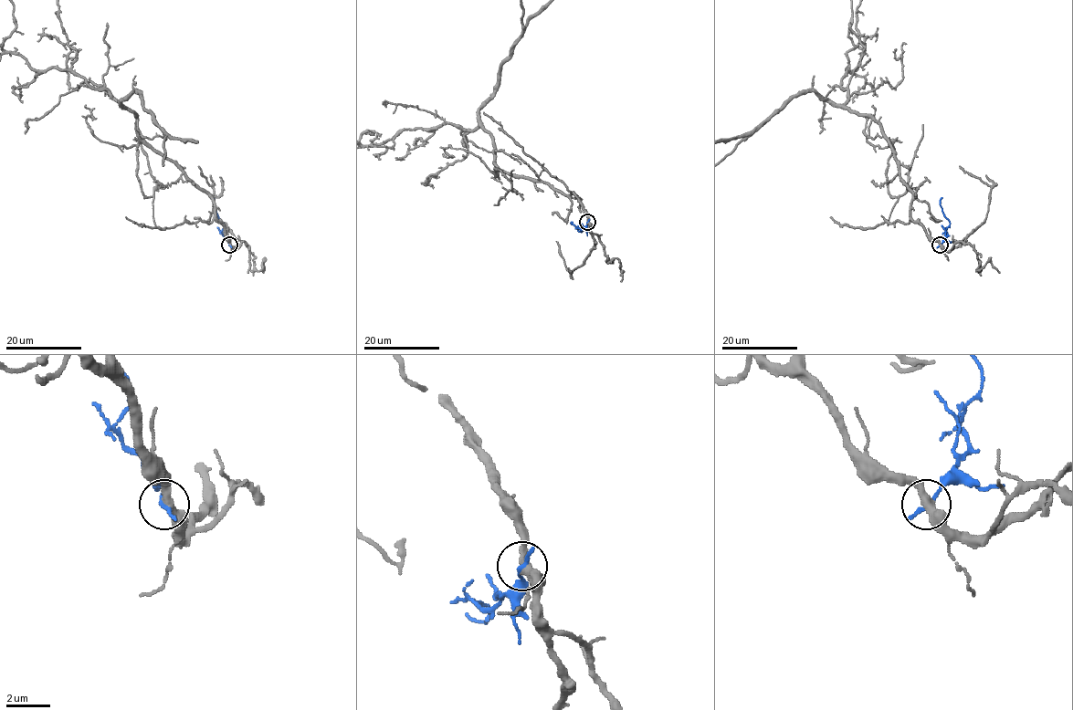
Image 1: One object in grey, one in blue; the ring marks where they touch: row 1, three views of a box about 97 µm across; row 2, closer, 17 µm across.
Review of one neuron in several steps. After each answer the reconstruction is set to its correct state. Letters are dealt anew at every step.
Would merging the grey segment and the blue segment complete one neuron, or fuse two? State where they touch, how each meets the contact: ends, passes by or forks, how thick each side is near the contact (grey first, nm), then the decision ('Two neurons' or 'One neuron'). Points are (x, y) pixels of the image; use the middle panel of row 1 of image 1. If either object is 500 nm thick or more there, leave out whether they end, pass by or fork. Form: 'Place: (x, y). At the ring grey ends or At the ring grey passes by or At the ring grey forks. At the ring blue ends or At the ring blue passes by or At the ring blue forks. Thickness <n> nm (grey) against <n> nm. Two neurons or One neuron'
Place: (587, 222). At the ring grey passes by. At the ring blue ends. Thickness 400 nm (grey) against 240 nm. Two neurons

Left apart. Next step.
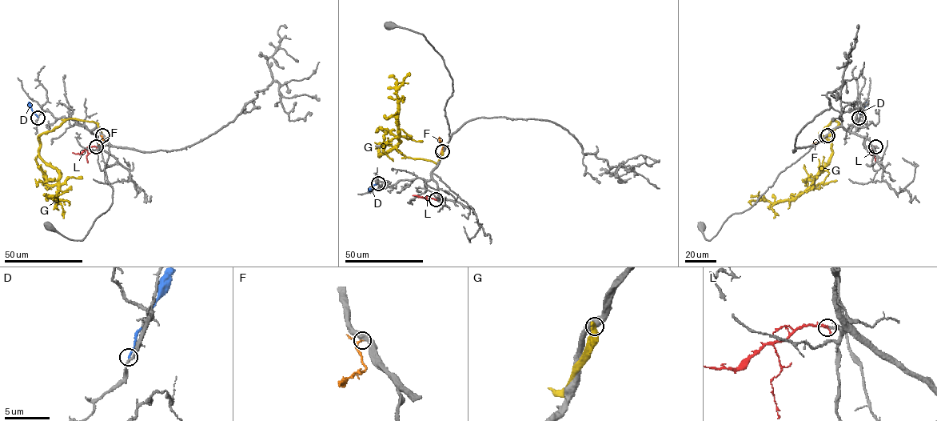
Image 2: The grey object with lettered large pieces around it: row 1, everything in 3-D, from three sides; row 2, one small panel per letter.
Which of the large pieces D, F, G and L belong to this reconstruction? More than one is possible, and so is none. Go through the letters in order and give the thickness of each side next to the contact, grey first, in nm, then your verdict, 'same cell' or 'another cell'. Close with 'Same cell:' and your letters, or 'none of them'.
D: 200/200 nm | another cell
F: 650/120 nm | another cell
G: 600/650 nm | another cell
L: 130/240 nm | same cell
Same cell: L

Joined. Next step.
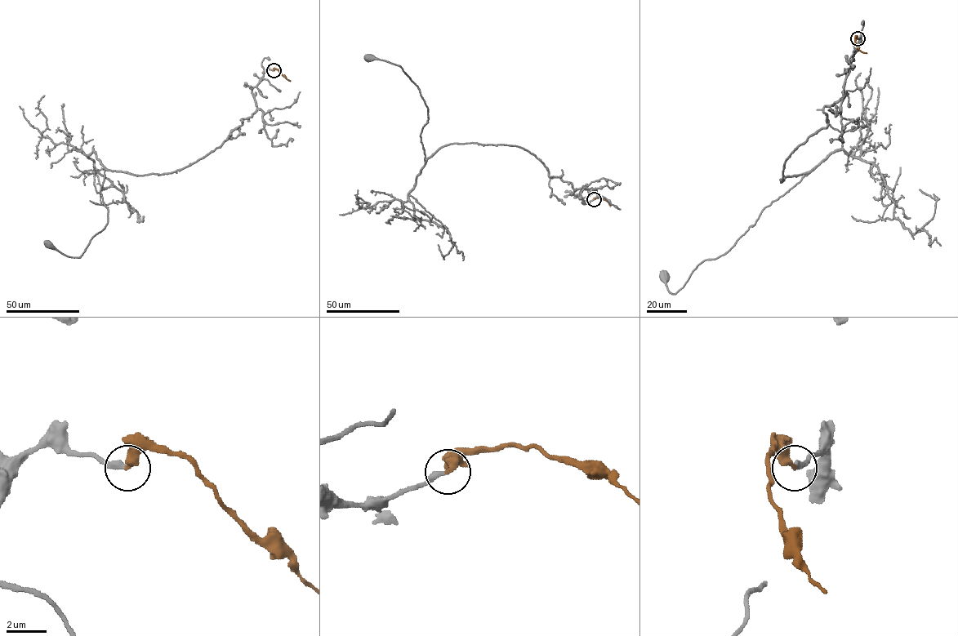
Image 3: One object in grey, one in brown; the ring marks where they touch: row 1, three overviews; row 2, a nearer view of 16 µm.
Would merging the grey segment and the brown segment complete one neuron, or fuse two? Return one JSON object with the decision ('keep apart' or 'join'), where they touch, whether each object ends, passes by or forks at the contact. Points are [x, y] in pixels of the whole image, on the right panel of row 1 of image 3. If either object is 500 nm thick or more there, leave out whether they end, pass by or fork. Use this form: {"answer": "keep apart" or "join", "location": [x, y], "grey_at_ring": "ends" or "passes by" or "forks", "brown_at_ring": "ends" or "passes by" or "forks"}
{"answer": "join", "location": [857, 38], "grey_at_ring": "ends", "brown_at_ring": "ends"}

